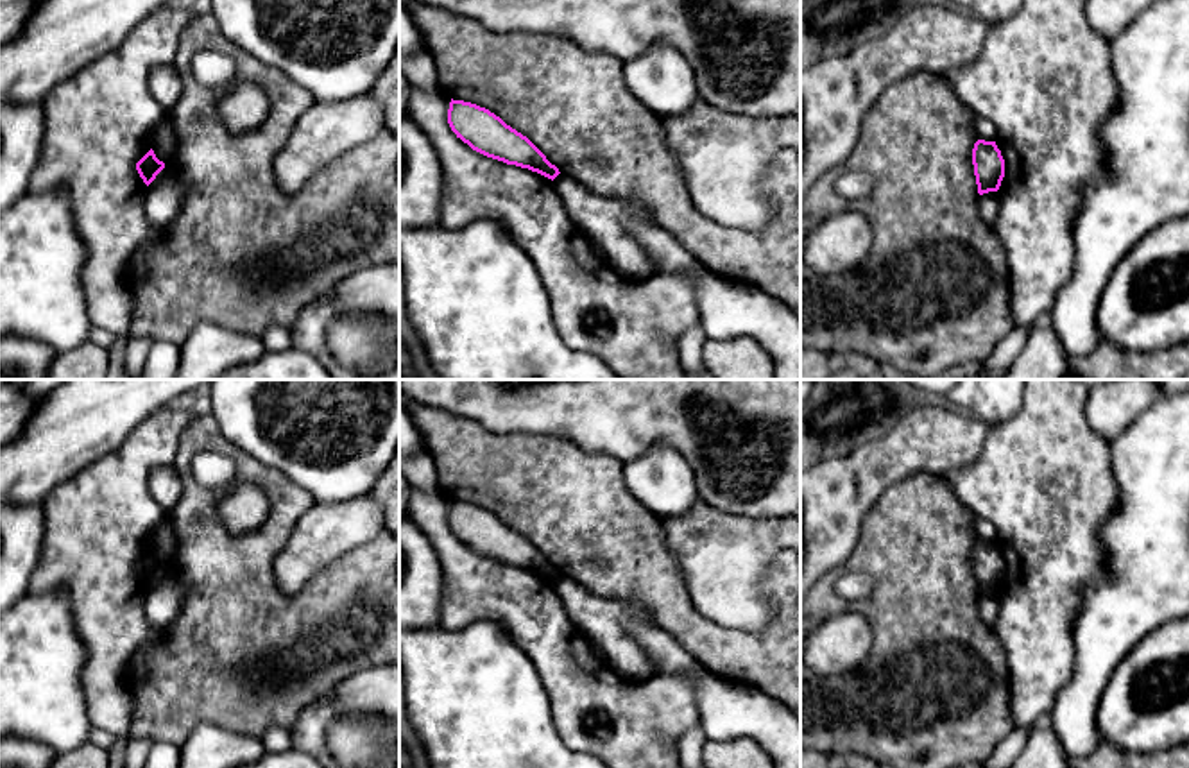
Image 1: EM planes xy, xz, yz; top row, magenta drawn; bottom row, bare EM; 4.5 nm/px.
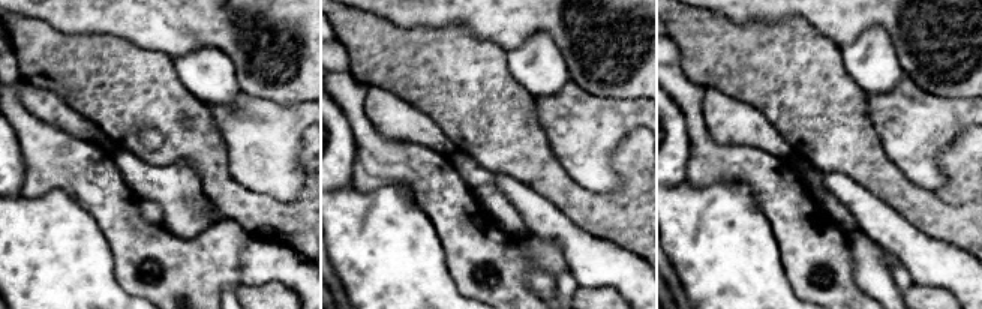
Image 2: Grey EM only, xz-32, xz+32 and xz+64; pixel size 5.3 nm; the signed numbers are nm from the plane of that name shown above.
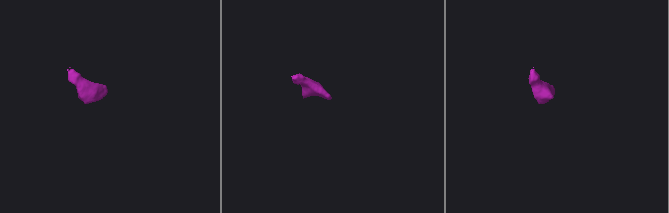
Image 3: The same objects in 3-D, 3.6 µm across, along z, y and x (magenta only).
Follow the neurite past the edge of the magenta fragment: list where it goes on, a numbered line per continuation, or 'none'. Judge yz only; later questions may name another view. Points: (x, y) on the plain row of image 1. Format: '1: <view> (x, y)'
none

